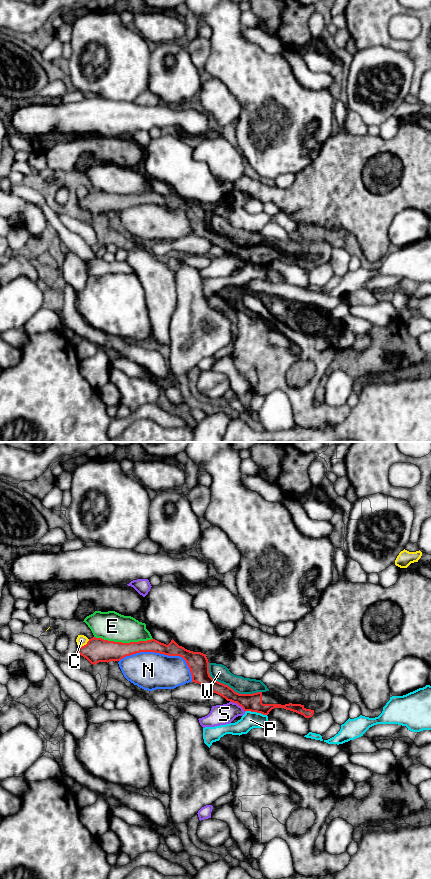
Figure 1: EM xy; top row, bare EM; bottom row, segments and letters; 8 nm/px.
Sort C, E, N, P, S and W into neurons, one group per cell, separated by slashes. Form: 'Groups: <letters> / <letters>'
Groups: C / E / N / P / S / W

